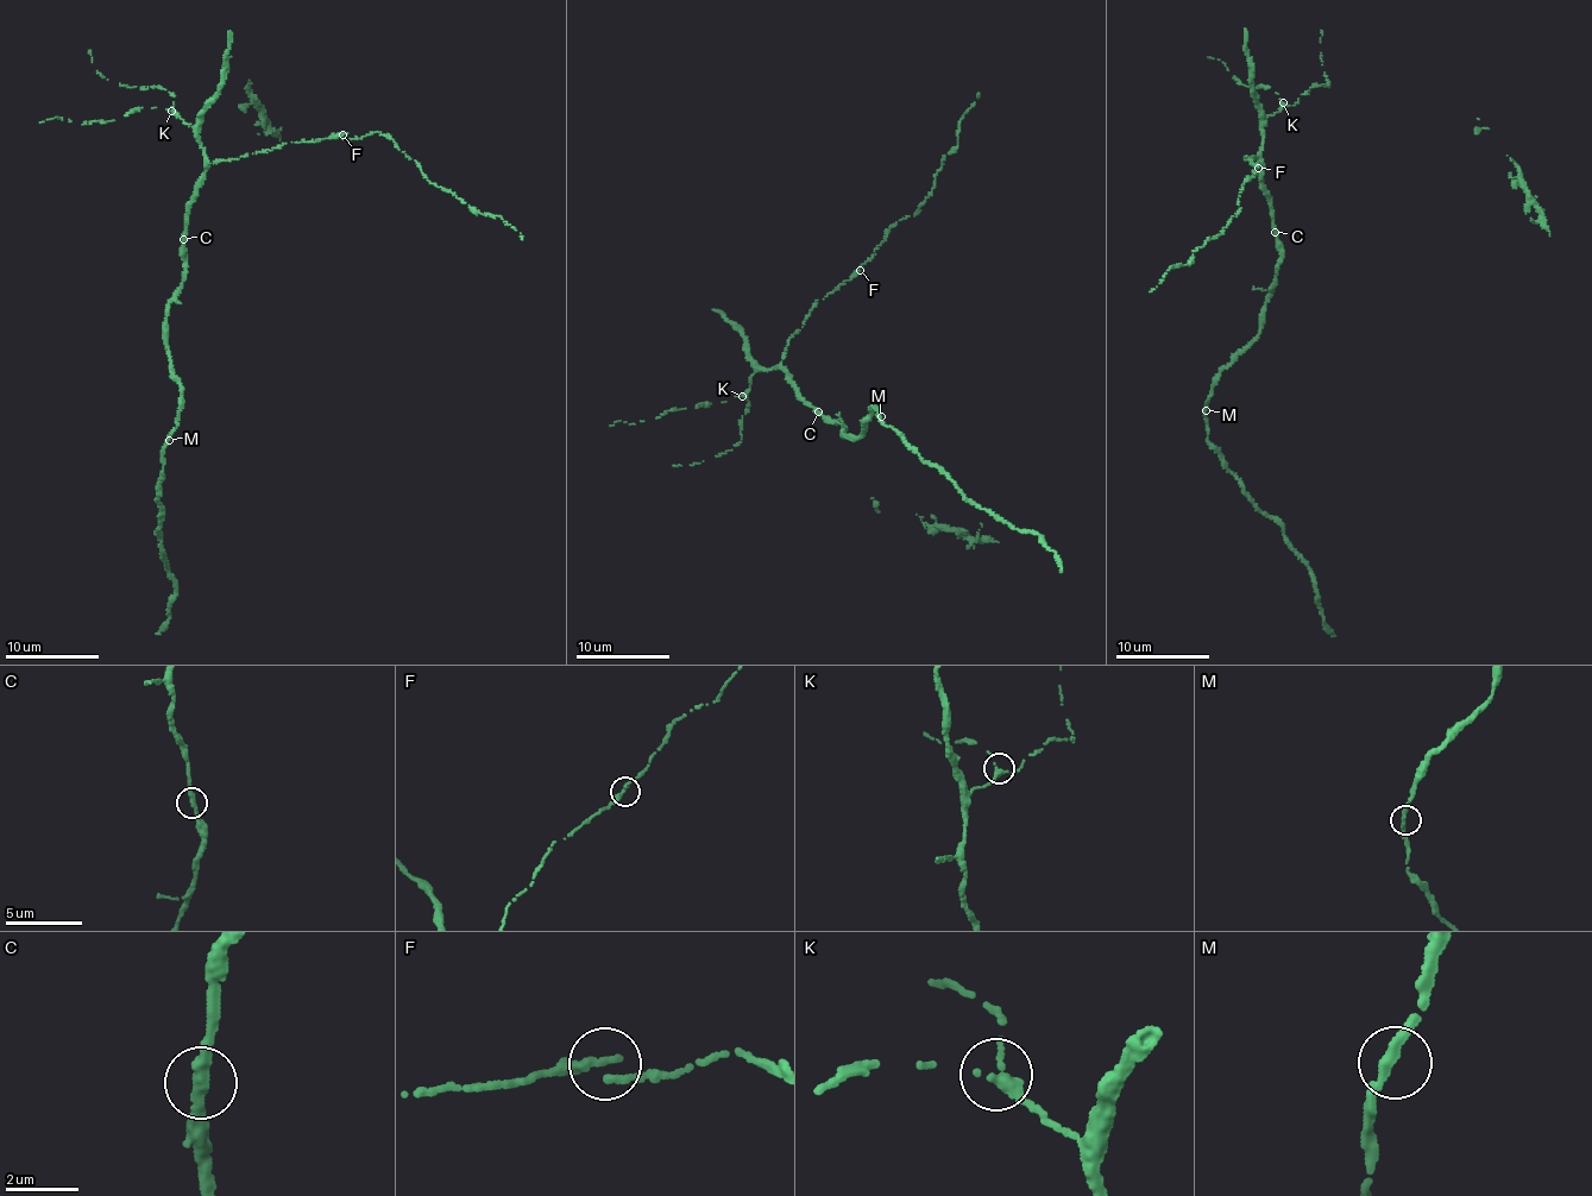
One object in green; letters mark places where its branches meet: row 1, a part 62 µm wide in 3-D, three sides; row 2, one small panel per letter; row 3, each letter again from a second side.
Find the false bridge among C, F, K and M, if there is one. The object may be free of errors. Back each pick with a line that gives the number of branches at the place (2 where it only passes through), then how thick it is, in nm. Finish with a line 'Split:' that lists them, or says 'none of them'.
Split: none of them

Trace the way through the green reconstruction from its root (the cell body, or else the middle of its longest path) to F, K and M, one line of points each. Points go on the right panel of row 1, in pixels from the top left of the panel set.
F: (1277, 232), (1271, 197), (1264, 187), (1262, 162), (1254, 157), (1247, 161), (1246, 157), (1258, 168)
K: (1277, 232), (1271, 197), (1264, 187), (1262, 150), (1266, 117), (1281, 112), (1283, 102)
M: (1277, 232), (1281, 264), (1260, 331), (1219, 372), (1206, 410)

